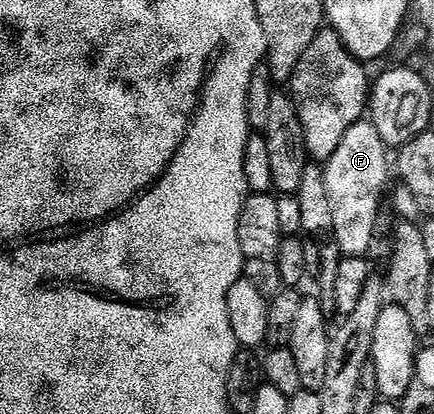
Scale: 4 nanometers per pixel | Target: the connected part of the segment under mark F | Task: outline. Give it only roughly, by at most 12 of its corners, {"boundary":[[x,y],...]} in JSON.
{"boundary":[[371,120],[324,163],[332,241],[365,256],[391,174]]}

